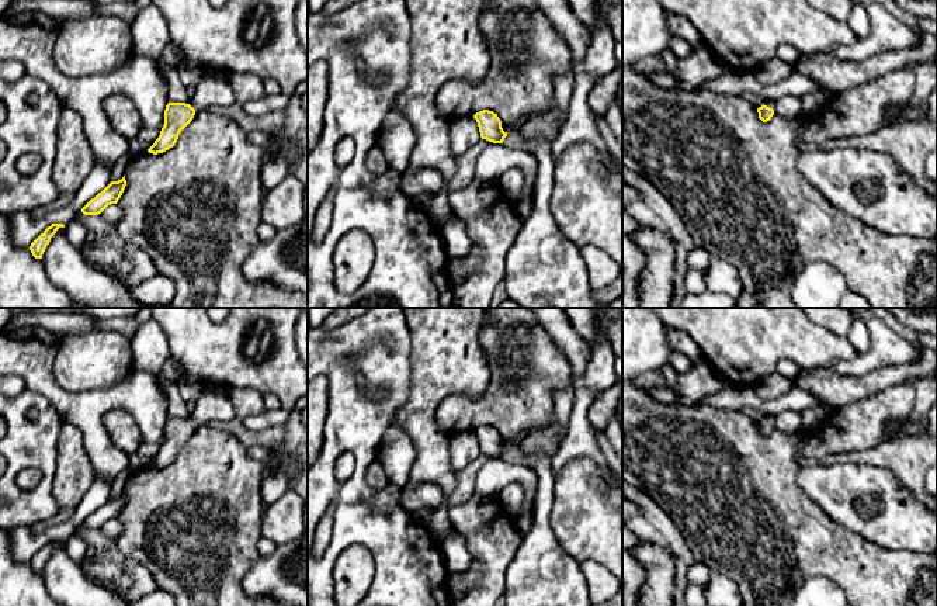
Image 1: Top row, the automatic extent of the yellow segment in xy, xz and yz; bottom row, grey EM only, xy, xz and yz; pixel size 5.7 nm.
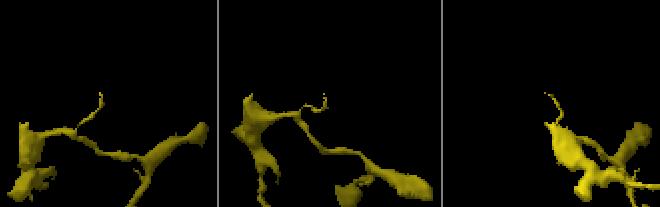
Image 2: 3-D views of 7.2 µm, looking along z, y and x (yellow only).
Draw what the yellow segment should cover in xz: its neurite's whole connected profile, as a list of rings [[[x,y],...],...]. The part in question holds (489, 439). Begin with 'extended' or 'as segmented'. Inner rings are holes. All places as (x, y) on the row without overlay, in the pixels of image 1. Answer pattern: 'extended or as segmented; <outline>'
extended; [[[479,426],[473,433],[482,454],[527,465],[538,477],[532,526],[506,572],[506,606],[591,606],[580,562],[561,547],[549,524],[555,498],[552,460],[527,453],[520,444],[504,447],[493,426]]]

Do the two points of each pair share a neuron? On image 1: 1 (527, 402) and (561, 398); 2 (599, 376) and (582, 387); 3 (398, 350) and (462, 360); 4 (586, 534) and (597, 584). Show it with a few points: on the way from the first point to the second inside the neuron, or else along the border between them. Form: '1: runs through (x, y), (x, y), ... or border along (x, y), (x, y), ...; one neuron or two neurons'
1: border along (571, 383), (555, 394), (555, 419), (558, 422); two neurons
2: runs through (594, 380), (586, 387); one neuron
3: border along (405, 322), (410, 333), (410, 385); two neurons
4: border along (580, 561), (594, 560), (607, 568); two neurons

